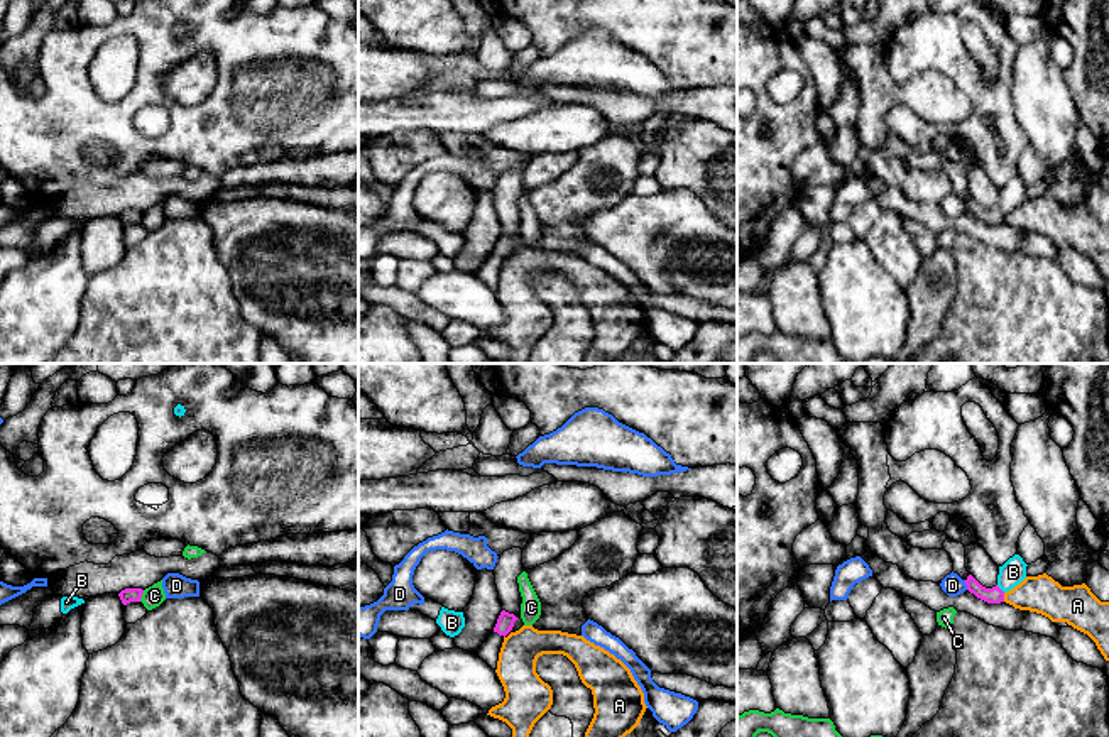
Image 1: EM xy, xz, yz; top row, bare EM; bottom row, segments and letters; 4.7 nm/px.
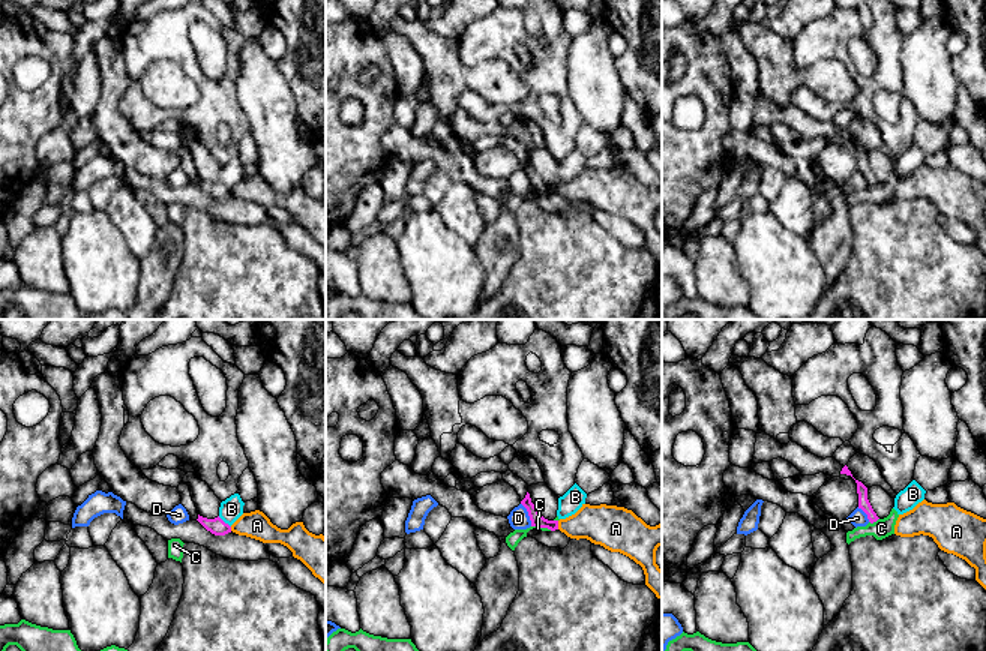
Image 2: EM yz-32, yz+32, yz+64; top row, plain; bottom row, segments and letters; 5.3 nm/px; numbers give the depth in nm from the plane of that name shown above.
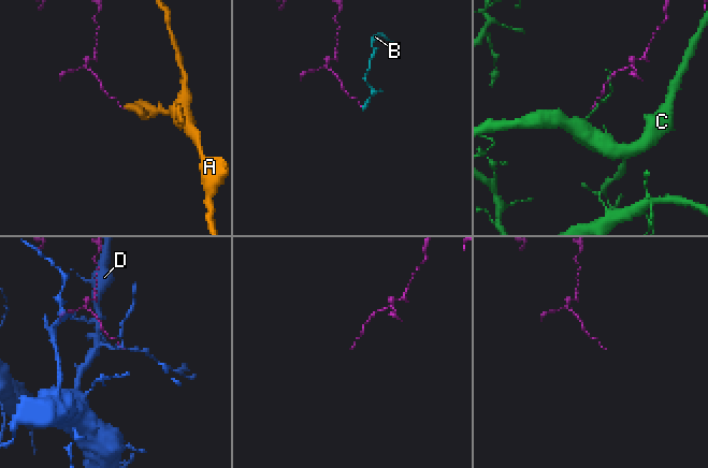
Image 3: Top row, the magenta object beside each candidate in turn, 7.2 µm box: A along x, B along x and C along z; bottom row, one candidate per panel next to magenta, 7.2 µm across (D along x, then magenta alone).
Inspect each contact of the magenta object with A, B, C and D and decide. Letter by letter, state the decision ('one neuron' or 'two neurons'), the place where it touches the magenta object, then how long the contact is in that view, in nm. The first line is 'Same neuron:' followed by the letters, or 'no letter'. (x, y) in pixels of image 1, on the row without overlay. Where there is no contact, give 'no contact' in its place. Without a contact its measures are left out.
Same neuron: no letter
A: two neurons | yz (1003, 218) | 40 nm
B: two neurons | yz (999, 210) | 60 nm
C: two neurons | xy (141, 217) | 60 nm
D: two neurons | yz (966, 205) | 50 nm

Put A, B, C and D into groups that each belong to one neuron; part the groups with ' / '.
A / B / C / D

